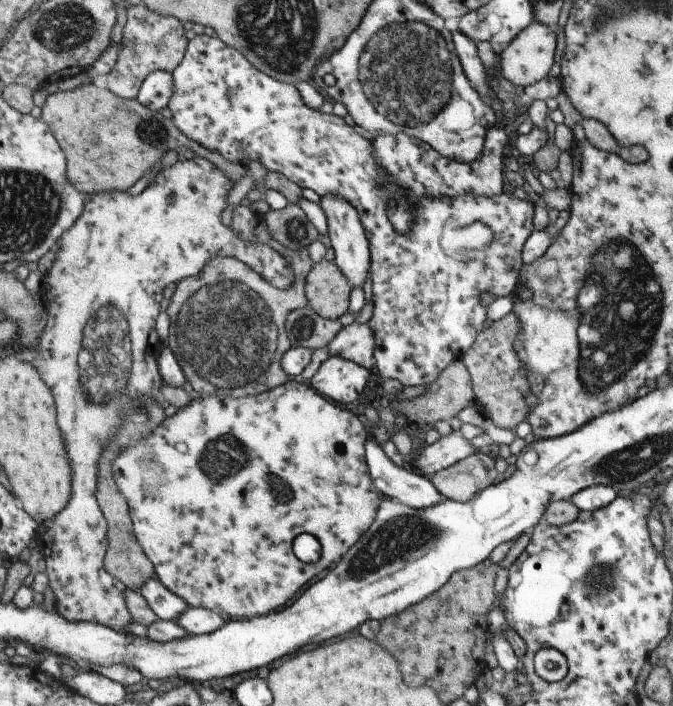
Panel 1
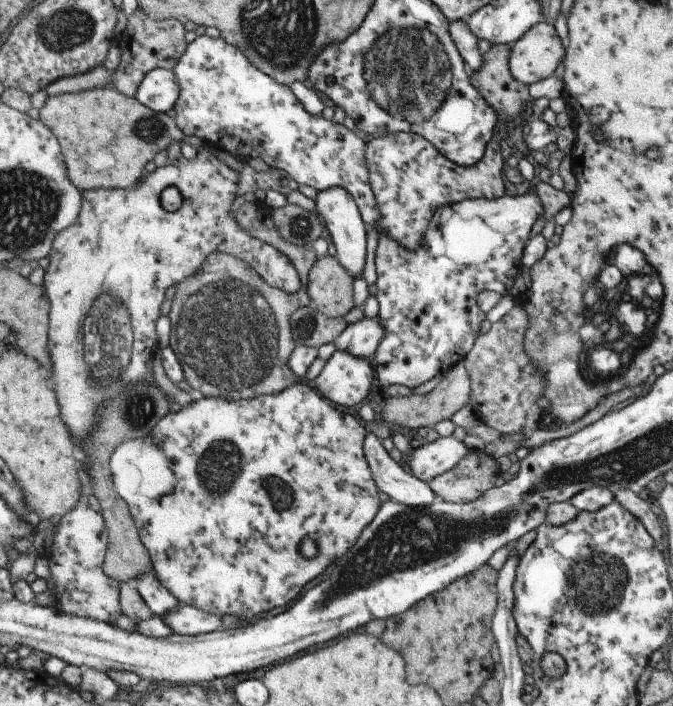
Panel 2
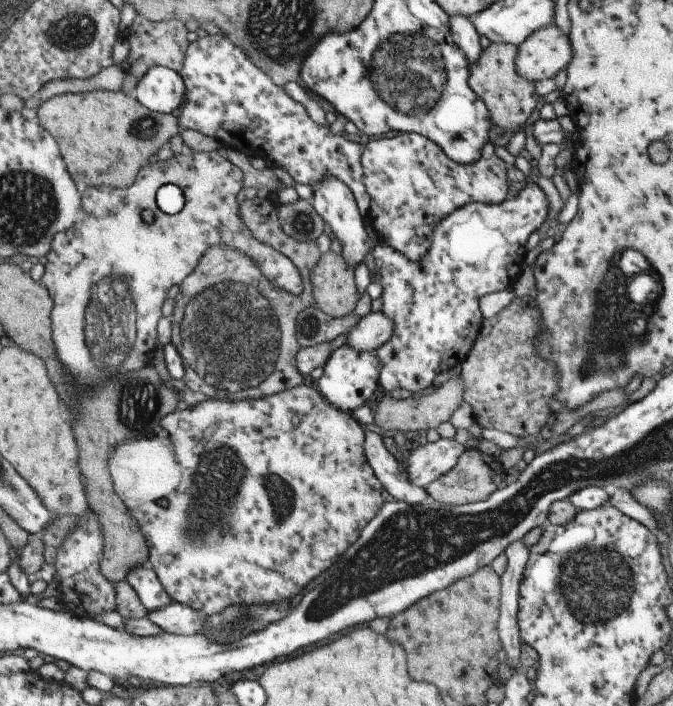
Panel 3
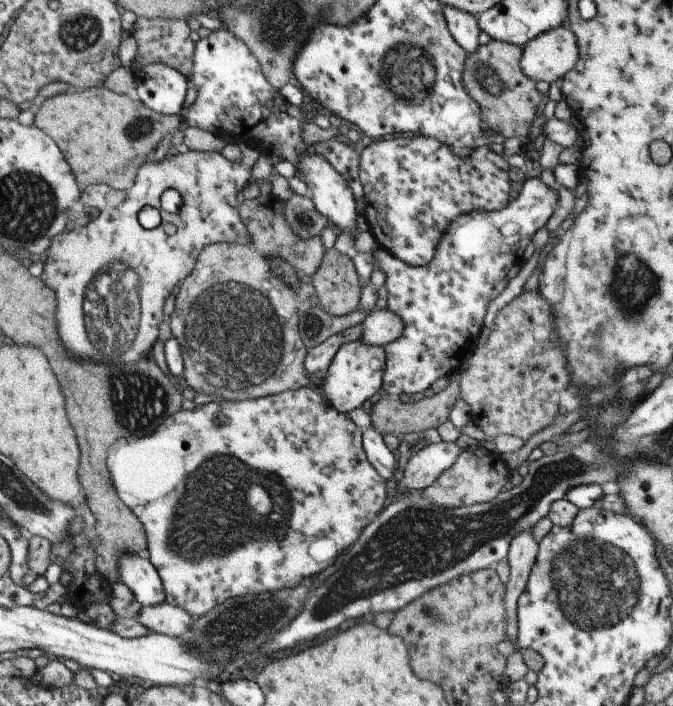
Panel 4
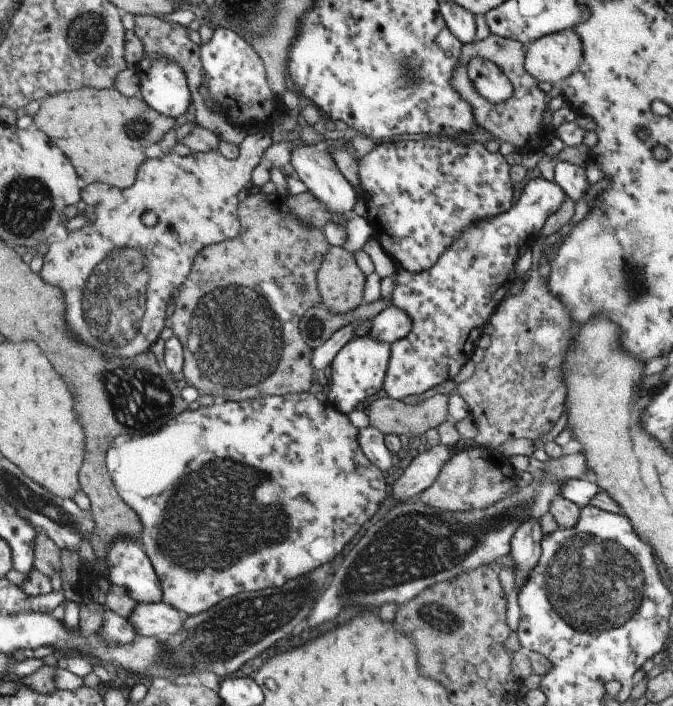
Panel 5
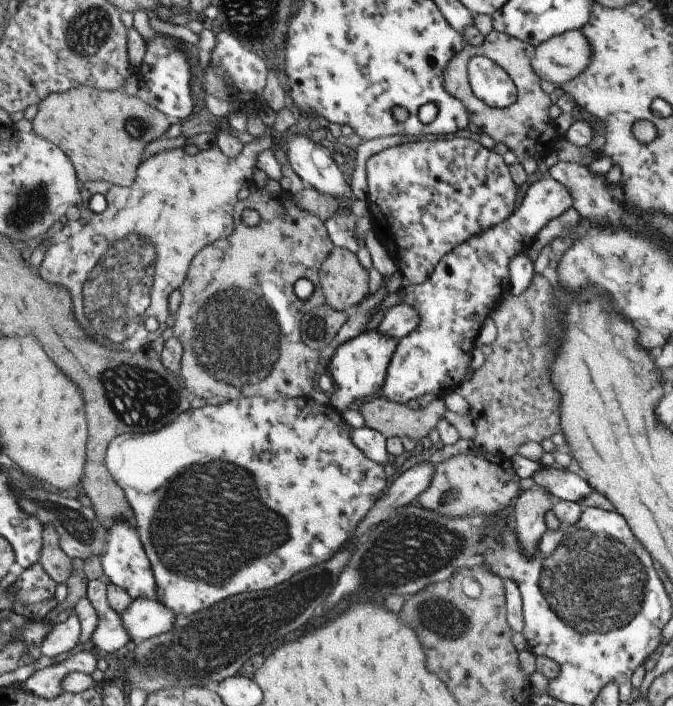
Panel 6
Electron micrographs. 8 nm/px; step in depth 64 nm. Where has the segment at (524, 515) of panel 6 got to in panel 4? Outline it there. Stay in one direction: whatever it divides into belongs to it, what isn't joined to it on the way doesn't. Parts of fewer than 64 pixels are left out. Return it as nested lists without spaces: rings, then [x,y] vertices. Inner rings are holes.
[[[532,528],[515,534],[509,542],[507,562],[509,576],[505,582],[503,606],[505,606],[505,634],[509,642],[516,644],[516,602],[520,592],[527,582],[529,571],[537,556],[538,543],[533,539]]]

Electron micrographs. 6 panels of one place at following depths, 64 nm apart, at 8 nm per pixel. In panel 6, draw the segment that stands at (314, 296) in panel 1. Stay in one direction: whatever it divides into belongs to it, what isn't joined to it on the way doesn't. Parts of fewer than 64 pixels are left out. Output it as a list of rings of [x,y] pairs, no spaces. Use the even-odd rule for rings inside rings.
[[[333,247],[318,274],[324,305],[335,311],[350,312],[368,294],[368,272],[357,261],[356,254]]]

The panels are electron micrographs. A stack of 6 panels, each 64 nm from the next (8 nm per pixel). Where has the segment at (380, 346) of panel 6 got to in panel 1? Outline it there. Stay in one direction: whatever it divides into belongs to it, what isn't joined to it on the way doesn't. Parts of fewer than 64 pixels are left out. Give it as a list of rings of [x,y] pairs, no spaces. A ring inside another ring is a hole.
[[[335,354],[321,363],[309,384],[336,405],[352,407],[361,399],[369,376],[367,372],[365,367]]]

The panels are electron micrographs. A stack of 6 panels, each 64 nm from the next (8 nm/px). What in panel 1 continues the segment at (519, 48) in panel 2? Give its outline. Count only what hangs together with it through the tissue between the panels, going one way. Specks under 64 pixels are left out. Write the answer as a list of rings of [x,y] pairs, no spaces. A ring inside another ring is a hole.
[[[534,20],[513,38],[513,42],[509,42],[507,47],[500,51],[497,55],[497,65],[505,80],[511,82],[512,85],[526,87],[548,76],[553,65],[554,52],[554,30]]]

